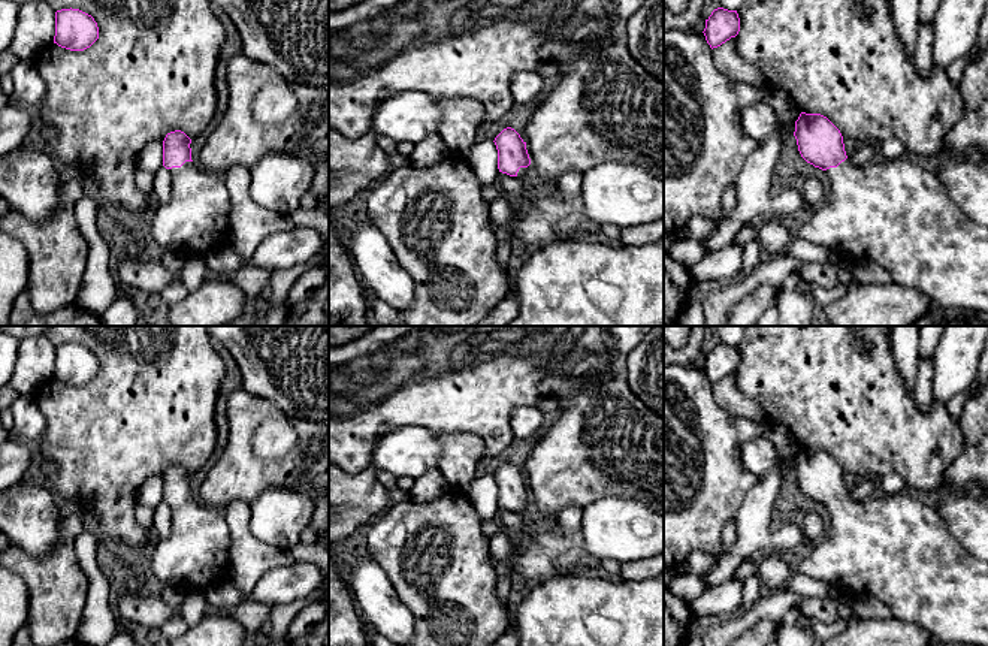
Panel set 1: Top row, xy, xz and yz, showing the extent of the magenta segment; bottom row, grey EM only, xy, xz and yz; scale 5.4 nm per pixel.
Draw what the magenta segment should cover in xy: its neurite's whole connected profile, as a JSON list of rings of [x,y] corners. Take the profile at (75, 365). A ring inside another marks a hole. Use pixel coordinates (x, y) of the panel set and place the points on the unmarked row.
[[[79,344],[55,347],[54,378],[70,386],[84,386],[99,374],[94,353]]]

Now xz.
[[[504,464],[496,473],[498,504],[502,508],[523,514],[531,499],[526,477],[511,464]]]

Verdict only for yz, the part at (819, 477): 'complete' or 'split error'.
split error

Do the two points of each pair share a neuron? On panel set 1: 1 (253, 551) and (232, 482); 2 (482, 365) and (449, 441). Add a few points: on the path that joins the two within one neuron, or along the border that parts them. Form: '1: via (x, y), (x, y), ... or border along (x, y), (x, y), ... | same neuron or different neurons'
1: border along (247, 503), (230, 501), (223, 509) | different neurons
2: border along (437, 432), (473, 432), (482, 440), (485, 447) | different neurons

